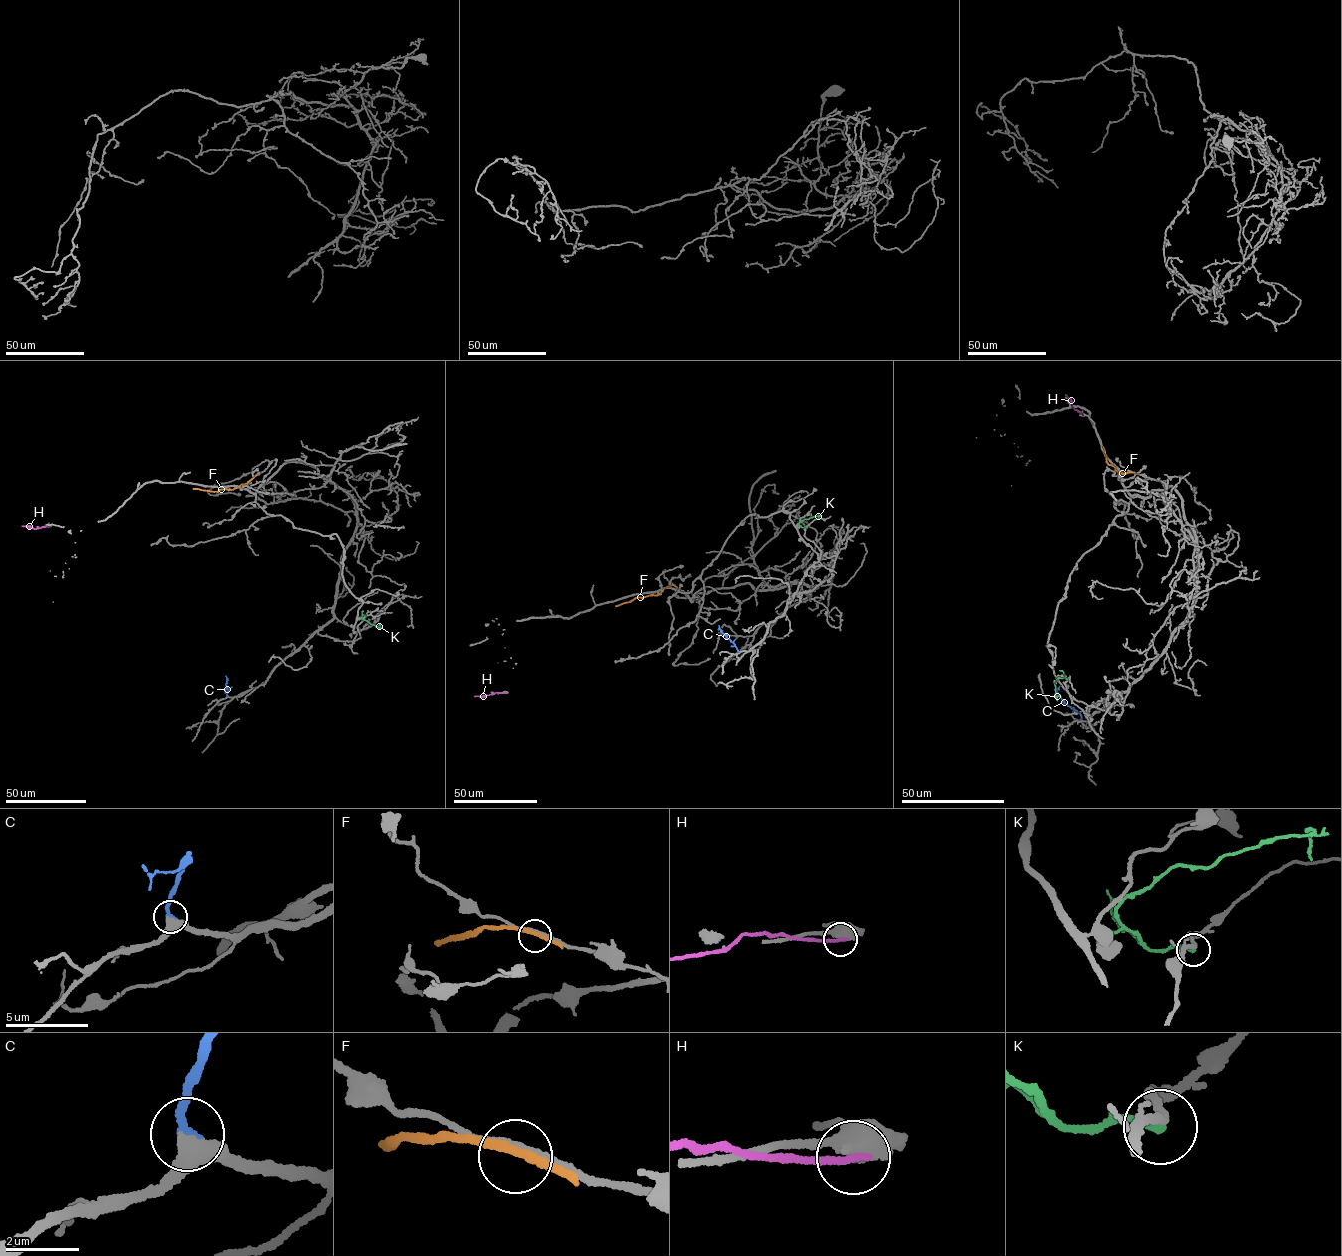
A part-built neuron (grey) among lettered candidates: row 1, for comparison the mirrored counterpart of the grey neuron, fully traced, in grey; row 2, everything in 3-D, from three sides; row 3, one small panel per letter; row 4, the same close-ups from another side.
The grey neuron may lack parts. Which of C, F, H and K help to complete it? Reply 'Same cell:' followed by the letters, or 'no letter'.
Same cell: C

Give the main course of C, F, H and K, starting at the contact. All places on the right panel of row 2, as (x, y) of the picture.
C: (1081, 719), (1081, 715), (1058, 693), (1060, 685)
F: (1134, 473), (1120, 473), (1108, 464), (1102, 446)
H: (1082, 415), (1072, 407), (1065, 394)
K: (1068, 680), (1056, 677), (1056, 698), (1061, 696)

